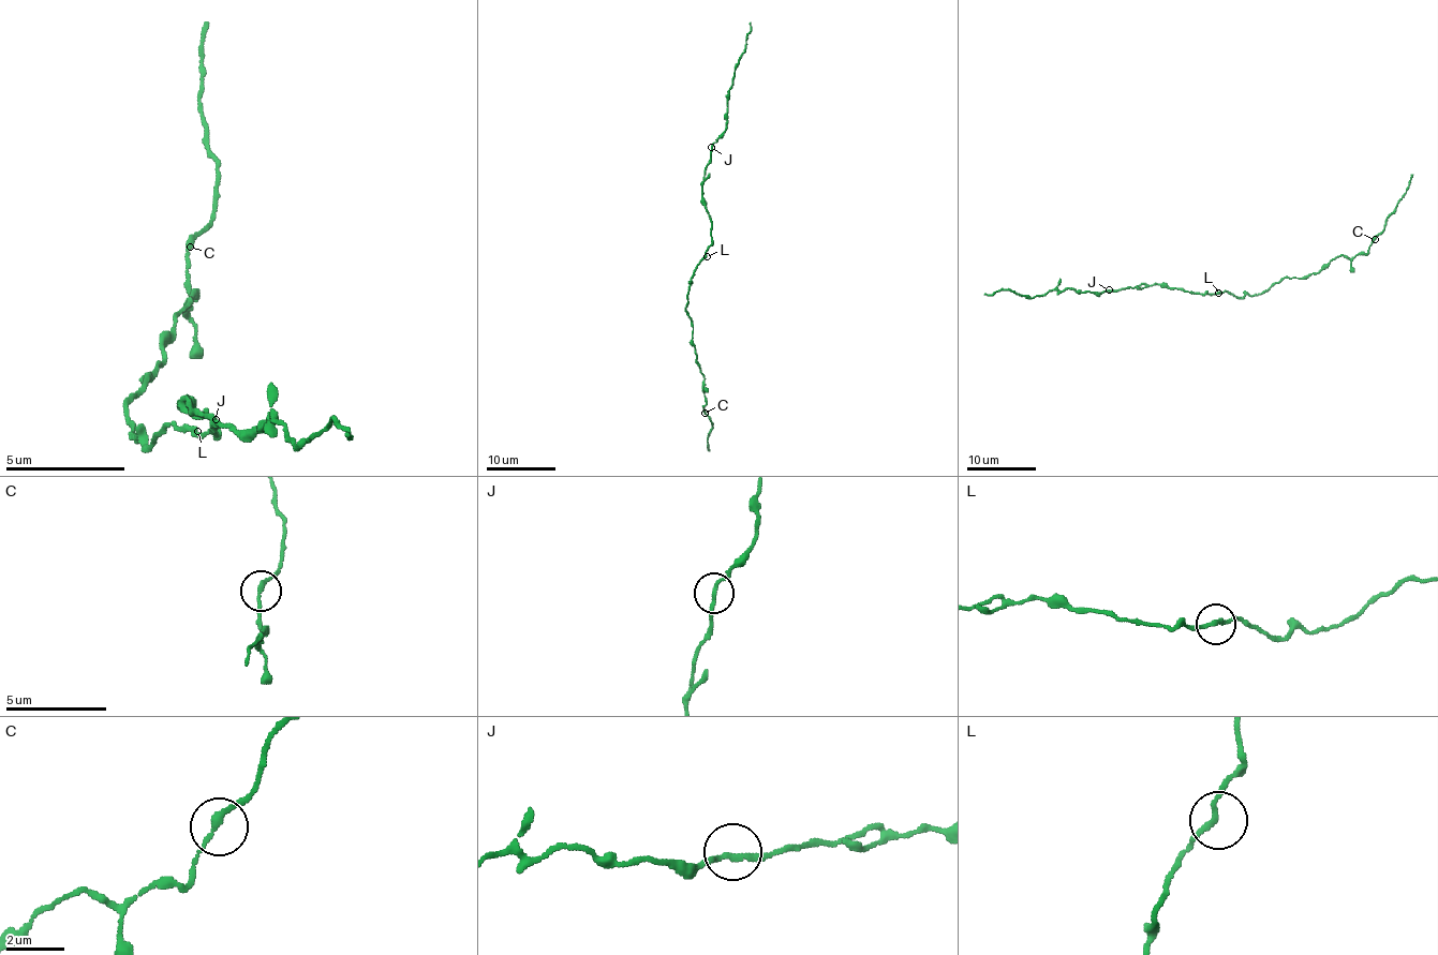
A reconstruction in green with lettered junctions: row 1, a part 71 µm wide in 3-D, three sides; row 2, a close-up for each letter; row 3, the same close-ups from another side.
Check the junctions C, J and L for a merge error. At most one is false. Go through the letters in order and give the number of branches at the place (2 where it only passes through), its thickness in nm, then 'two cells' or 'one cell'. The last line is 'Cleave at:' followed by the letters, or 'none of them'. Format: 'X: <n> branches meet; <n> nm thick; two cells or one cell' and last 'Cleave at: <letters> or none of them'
C: 2 branches meet; 190 nm thick; one cell
J: 2 branches meet; 190 nm thick; one cell
L: 2 branches meet; 190 nm thick; one cell
Cleave at: none of them

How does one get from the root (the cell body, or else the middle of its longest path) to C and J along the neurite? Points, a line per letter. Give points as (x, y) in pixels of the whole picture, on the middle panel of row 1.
C: (701, 262), (688, 284), (685, 310), (693, 323), (696, 362), (705, 376), (705, 413)
J: (701, 262), (711, 242), (711, 222), (701, 187), (711, 147)

